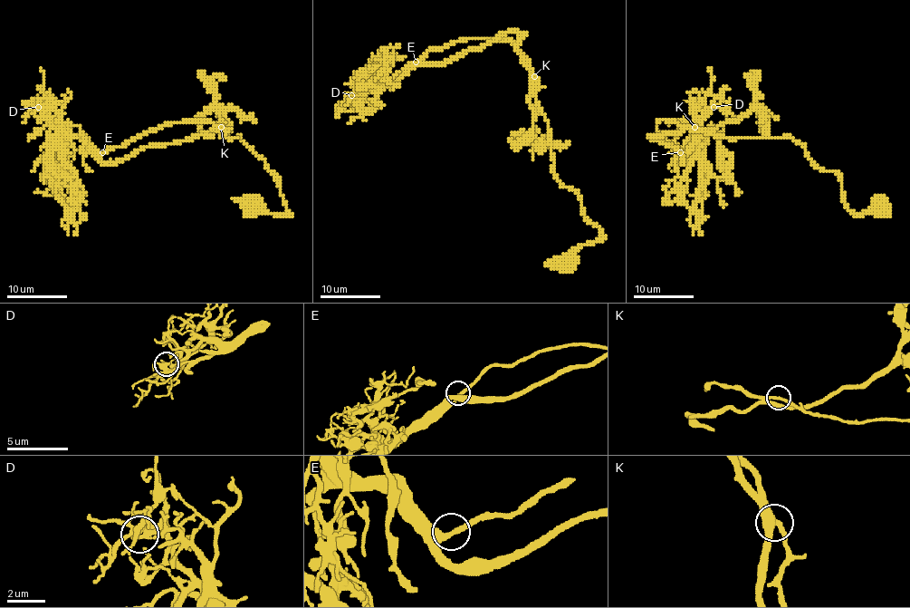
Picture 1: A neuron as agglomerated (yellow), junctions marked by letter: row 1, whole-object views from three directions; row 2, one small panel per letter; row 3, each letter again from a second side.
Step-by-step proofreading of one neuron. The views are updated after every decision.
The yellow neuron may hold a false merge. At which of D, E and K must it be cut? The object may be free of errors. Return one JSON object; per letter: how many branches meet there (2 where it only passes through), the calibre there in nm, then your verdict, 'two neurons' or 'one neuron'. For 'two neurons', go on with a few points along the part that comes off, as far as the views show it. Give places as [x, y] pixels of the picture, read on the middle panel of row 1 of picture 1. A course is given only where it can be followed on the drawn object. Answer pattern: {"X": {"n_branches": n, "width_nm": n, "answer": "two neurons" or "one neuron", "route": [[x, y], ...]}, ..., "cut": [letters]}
{"D": {"n_branches": 2, "width_nm": 240, "answer": "one neuron"}, "E": {"n_branches": 2, "width_nm": 240, "answer": "one neuron"}, "K": {"n_branches": 2, "width_nm": 240, "answer": "one neuron"}, "cut": []}

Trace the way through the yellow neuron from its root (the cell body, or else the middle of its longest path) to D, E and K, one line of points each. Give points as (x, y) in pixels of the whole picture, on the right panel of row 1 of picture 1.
D: (680, 126), (660, 120), (657, 130), (665, 139), (666, 146), (686, 152), (703, 134), (703, 120), (713, 107)
E: (680, 126), (664, 120), (657, 123), (657, 130), (665, 139), (666, 146), (673, 146), (680, 152)
K: (680, 126), (694, 126)

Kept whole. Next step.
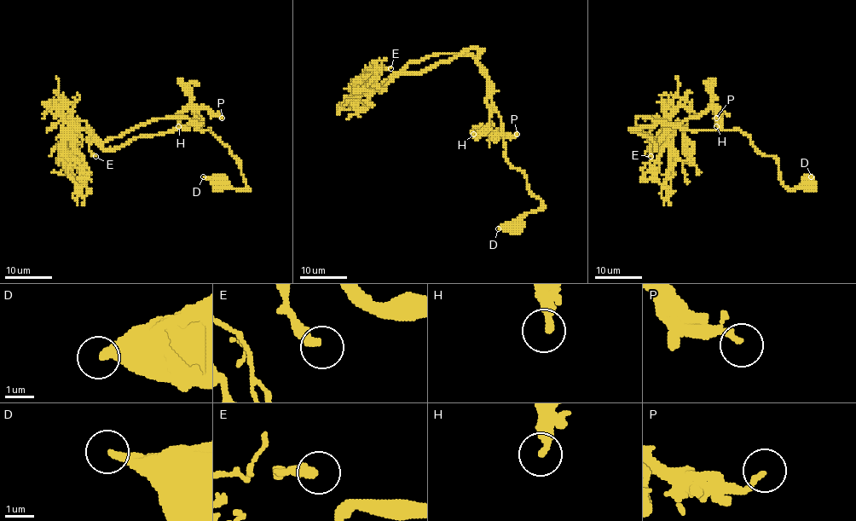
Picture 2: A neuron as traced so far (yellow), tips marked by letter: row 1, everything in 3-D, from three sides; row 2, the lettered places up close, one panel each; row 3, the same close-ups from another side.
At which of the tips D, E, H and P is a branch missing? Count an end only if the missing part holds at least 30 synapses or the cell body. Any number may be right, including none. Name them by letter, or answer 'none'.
none

